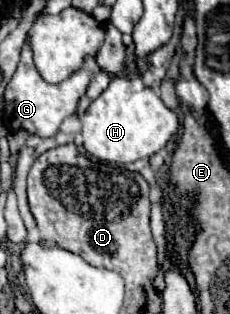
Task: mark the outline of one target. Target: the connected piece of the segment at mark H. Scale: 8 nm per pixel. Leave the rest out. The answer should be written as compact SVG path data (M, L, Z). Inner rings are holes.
M117 74L111 84L91 102L81 116L83 122L83 146L89 154L103 162L127 164L139 158L149 158L163 150L179 130L179 116L163 104L153 88L135 90L129 76Z

